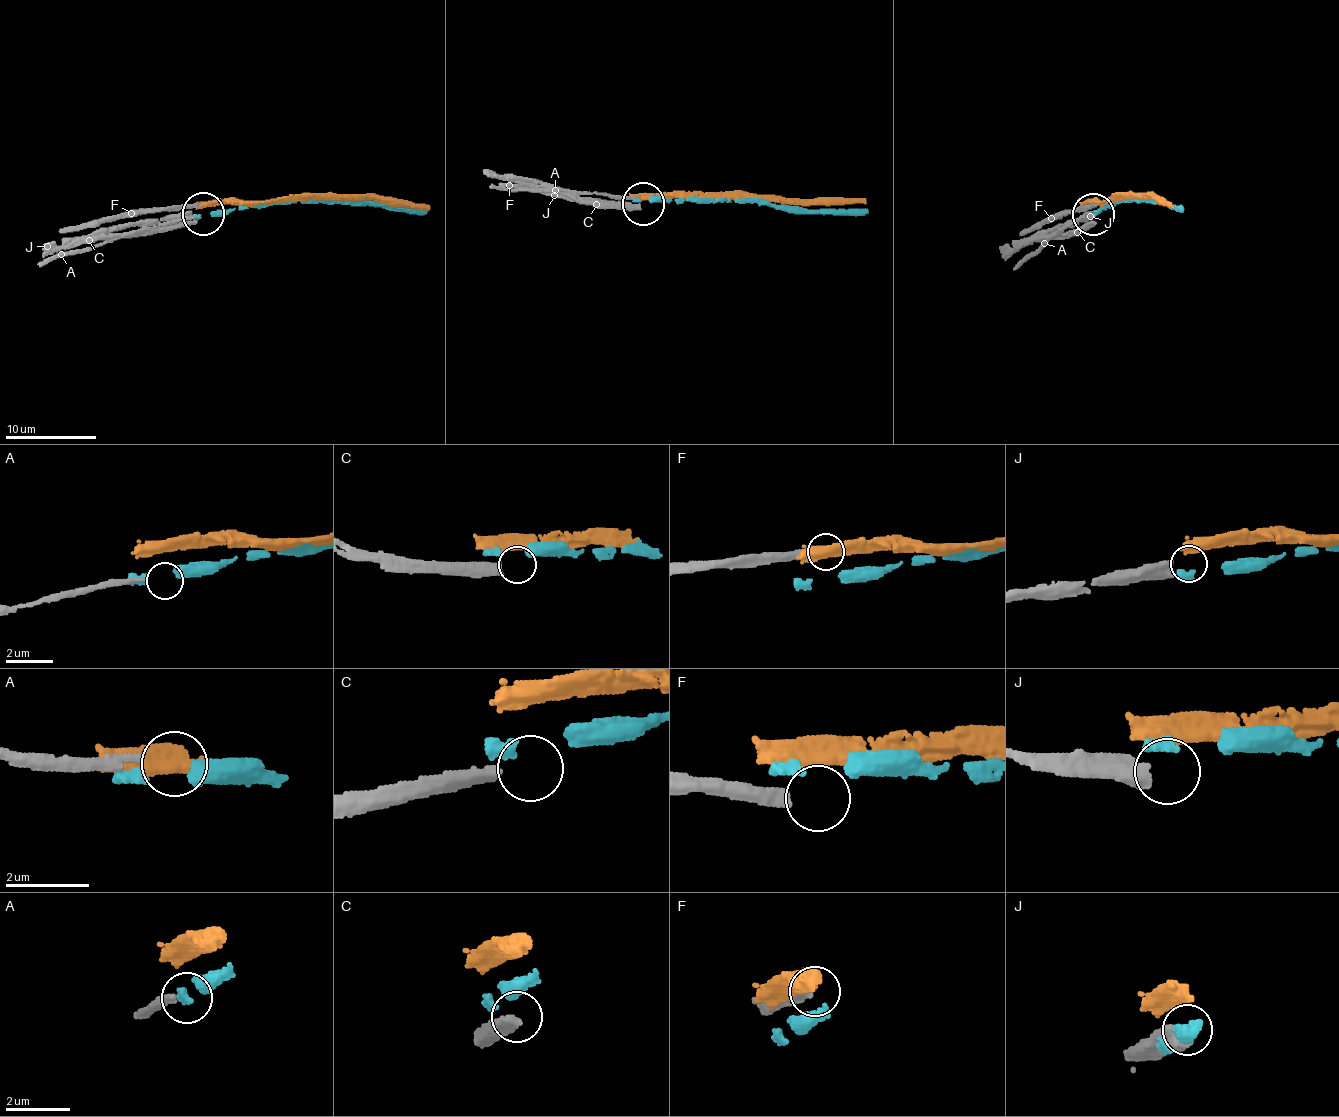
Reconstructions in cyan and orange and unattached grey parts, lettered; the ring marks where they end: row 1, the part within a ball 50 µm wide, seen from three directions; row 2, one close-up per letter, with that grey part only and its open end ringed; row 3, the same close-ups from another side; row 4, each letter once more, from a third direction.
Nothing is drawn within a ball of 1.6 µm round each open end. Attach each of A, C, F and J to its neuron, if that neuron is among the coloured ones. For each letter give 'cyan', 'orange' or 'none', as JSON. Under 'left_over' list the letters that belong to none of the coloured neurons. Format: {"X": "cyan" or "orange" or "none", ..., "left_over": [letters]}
{"A": "none", "C": "none", "F": "none", "J": "none", "left_over": ["A", "C", "F", "J"]}

